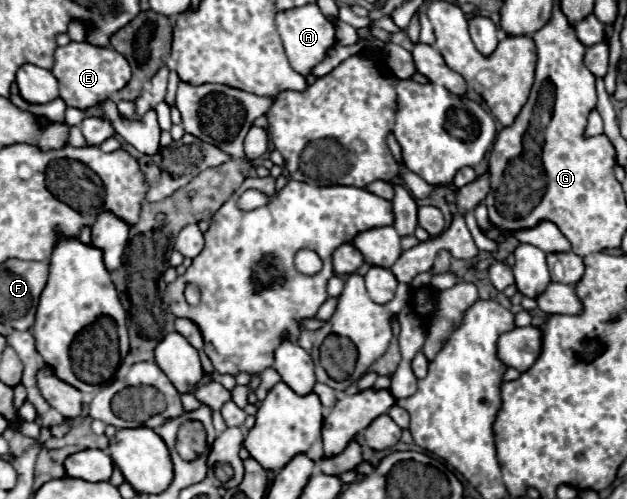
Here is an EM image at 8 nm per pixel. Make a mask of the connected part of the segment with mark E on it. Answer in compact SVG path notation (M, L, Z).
M74 41L56 49L52 73L58 79L60 97L66 101L68 107L76 109L96 107L112 93L120 91L132 77L130 63L126 61L124 55L120 55L112 47L96 47L92 43L74 43Z

